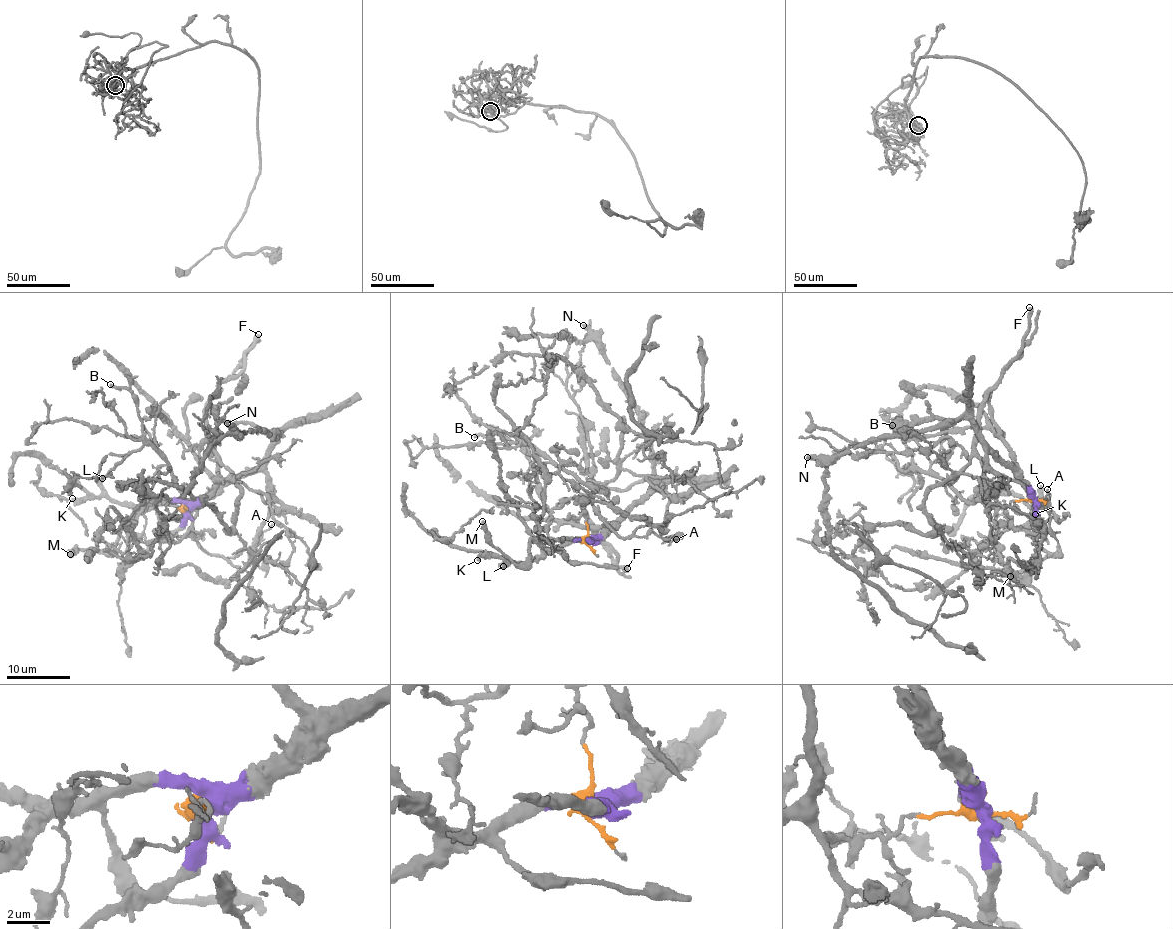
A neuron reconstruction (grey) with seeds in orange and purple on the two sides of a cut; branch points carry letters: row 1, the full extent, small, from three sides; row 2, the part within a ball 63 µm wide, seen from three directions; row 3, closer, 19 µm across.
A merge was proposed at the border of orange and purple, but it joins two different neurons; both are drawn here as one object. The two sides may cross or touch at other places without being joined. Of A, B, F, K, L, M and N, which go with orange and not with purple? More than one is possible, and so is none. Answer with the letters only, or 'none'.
A, B, F

